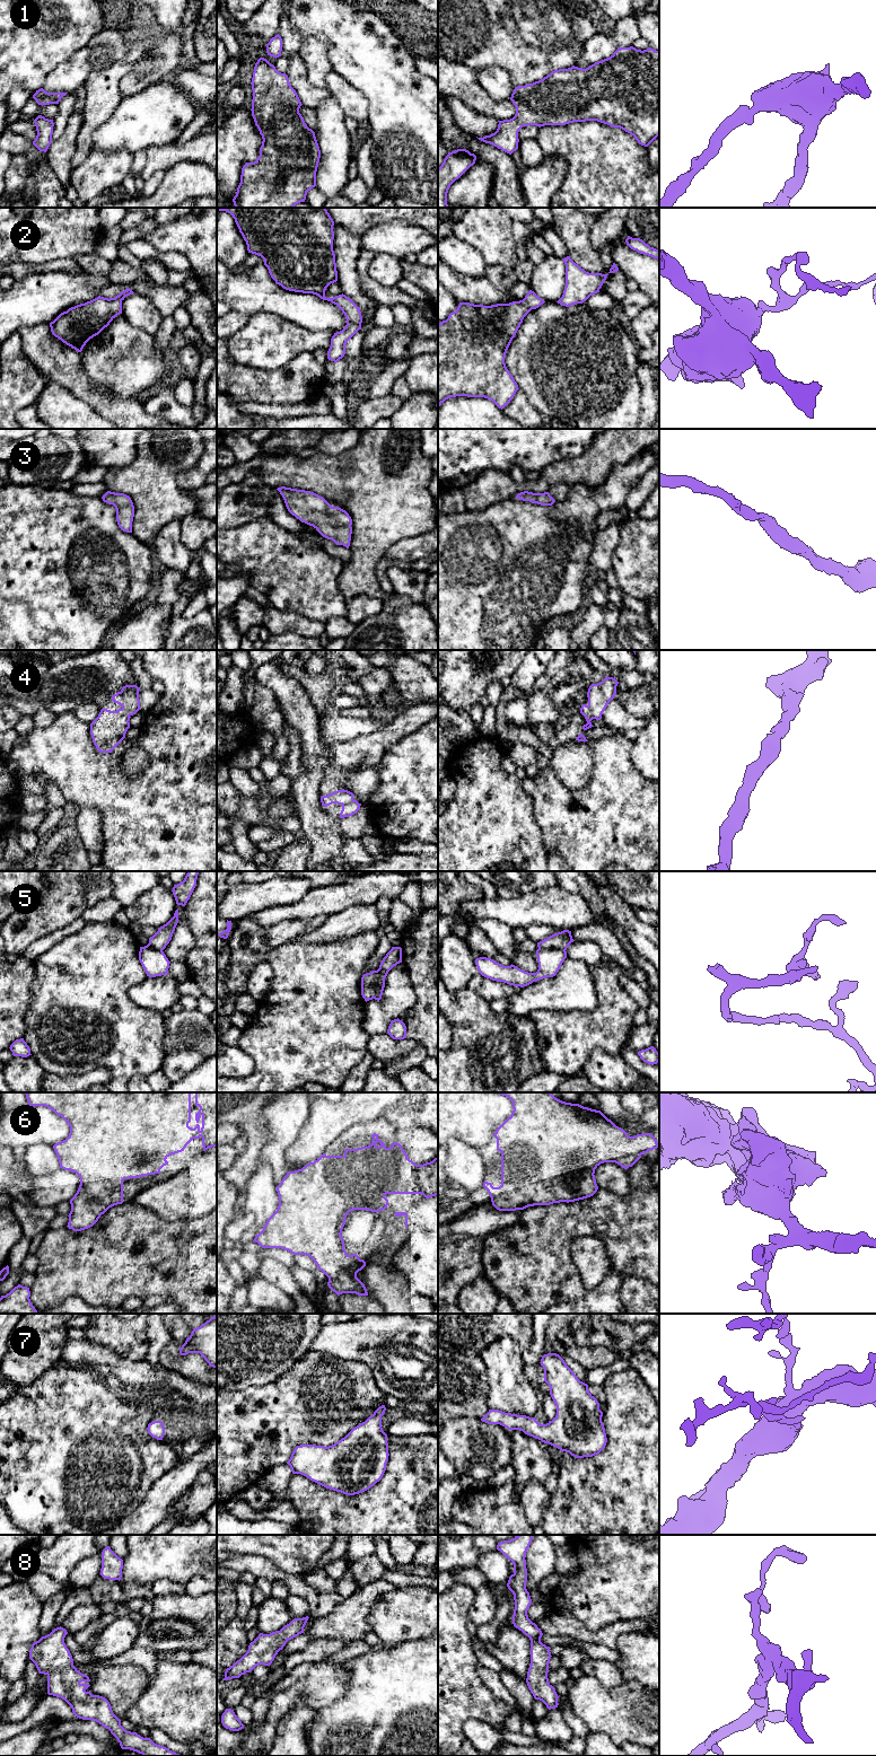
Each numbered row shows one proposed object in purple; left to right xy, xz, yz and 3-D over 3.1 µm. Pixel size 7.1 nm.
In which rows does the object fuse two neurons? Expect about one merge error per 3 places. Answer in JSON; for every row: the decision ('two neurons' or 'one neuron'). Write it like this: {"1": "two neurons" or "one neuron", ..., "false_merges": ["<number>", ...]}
{"1": "one neuron", "2": "one neuron", "3": "one neuron", "4": "one neuron", "5": "two neurons", "6": "one neuron", "7": "one neuron", "8": "one neuron", "false_merges": ["5"]}

